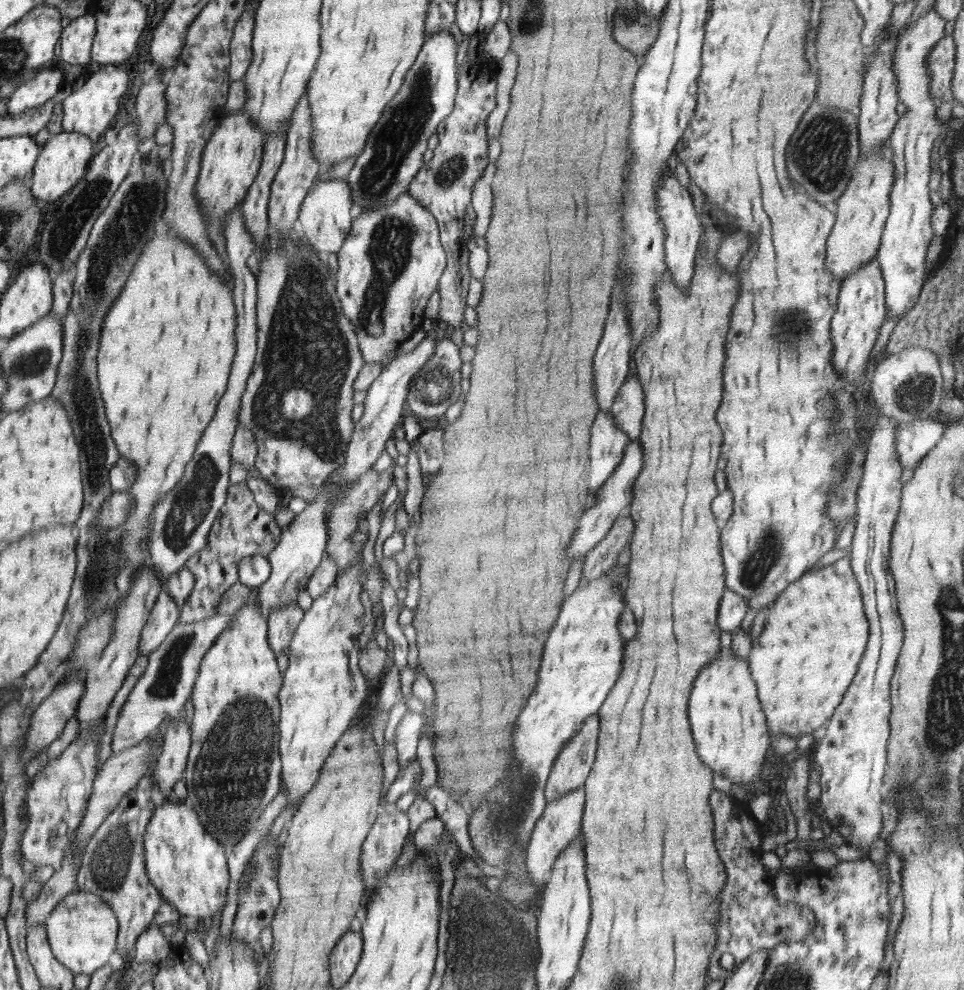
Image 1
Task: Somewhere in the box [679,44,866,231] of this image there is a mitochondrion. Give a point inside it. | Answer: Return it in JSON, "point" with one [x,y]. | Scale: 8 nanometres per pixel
{"point":[821,151]}

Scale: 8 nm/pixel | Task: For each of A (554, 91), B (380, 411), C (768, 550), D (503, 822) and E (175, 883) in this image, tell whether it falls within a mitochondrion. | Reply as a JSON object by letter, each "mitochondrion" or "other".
{"A":"other","B":"other","C":"mitochondrion","D":"mitochondrion","E":"other"}

